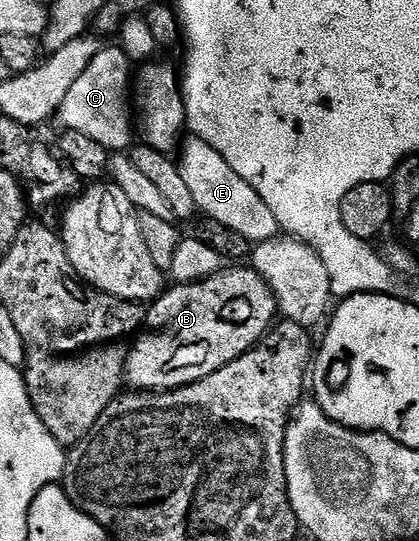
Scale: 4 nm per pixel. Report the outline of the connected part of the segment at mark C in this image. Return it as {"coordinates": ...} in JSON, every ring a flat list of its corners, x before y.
{"coordinates":[[105,46,94,57,90,66,83,71,66,99,60,104,58,121,69,132,84,134,101,143,102,146,114,153,122,153,131,148,132,141,132,105,130,88,132,85,132,63,122,47]]}

